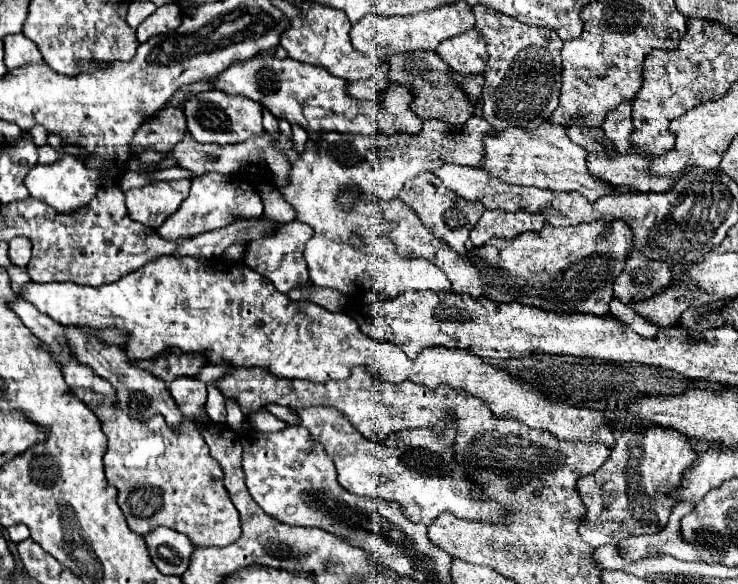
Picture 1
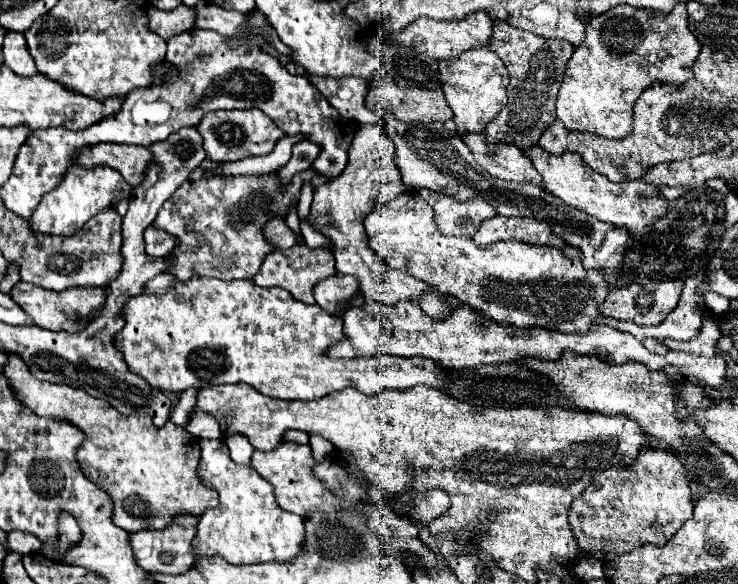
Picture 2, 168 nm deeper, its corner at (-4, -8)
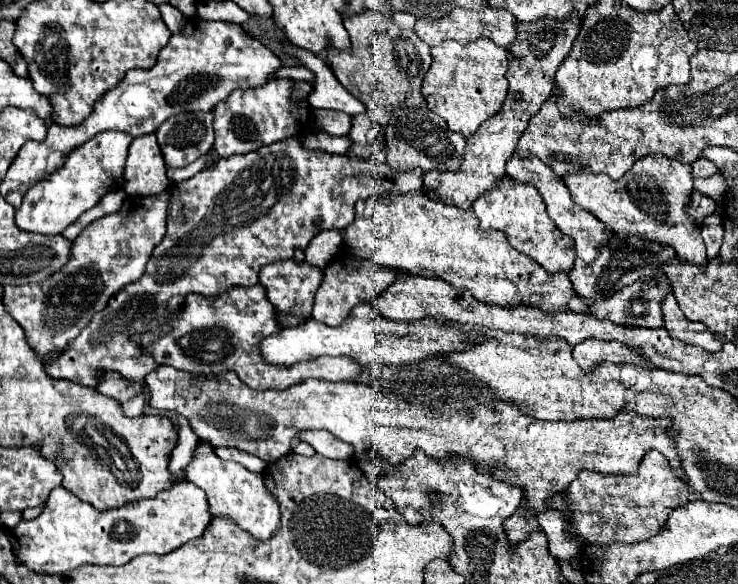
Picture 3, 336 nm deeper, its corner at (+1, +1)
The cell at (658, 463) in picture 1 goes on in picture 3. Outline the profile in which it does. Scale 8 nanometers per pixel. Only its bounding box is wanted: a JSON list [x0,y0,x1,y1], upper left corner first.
[566,451,688,543]

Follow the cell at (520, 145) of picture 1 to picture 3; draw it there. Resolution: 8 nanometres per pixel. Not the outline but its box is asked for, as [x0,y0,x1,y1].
[564,155,708,271]

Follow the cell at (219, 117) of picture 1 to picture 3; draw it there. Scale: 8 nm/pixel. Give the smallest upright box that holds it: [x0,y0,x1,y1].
[214,79,310,157]

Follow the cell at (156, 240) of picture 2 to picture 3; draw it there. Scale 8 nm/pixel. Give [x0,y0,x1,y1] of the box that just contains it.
[2,191,170,357]

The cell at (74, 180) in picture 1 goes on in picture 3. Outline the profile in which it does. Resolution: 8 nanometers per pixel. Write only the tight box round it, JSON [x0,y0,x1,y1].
[16,131,134,235]

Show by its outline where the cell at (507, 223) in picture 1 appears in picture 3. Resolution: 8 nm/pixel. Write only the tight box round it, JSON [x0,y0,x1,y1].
[472,175,576,273]

